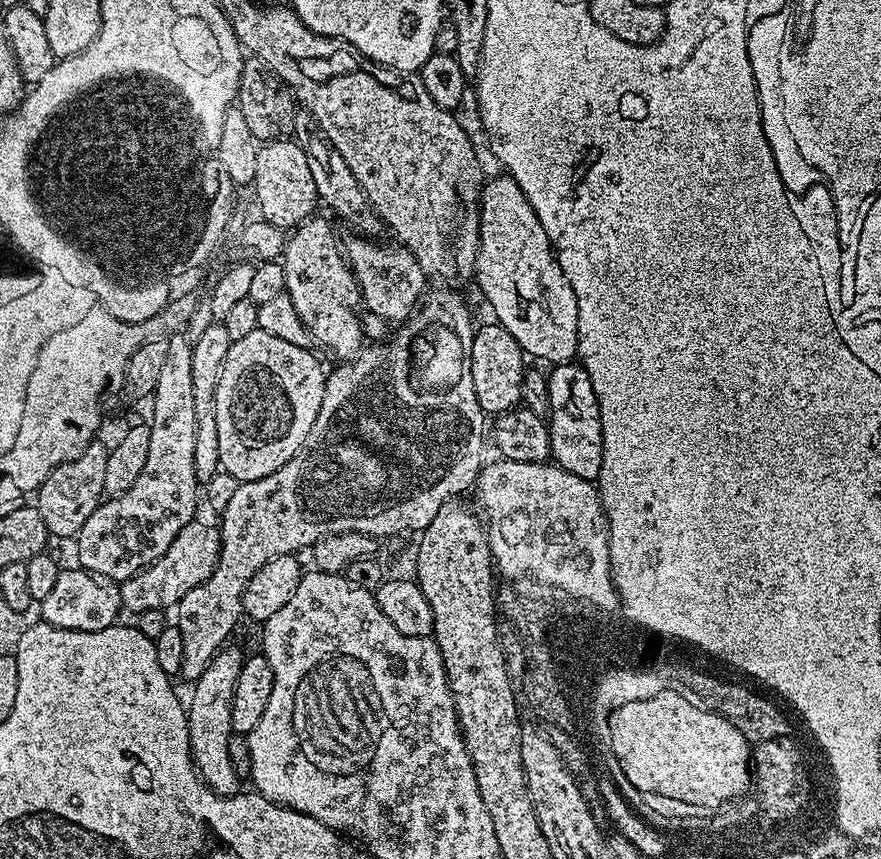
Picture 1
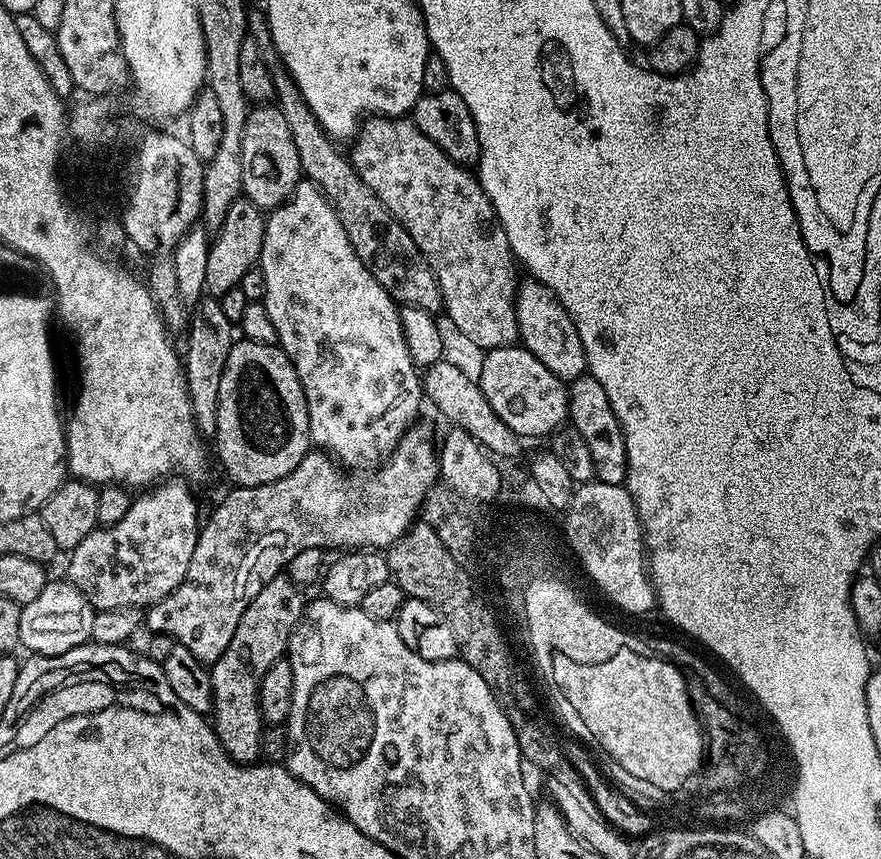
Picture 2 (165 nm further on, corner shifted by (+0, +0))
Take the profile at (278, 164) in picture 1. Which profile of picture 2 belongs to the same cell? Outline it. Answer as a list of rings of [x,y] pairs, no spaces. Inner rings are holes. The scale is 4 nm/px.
[[[256,106],[246,118],[246,126],[242,130],[242,192],[247,200],[261,210],[279,208],[302,179],[298,150],[294,146],[294,138],[290,134],[290,126],[286,126],[286,118],[282,118],[280,109],[275,106]]]

